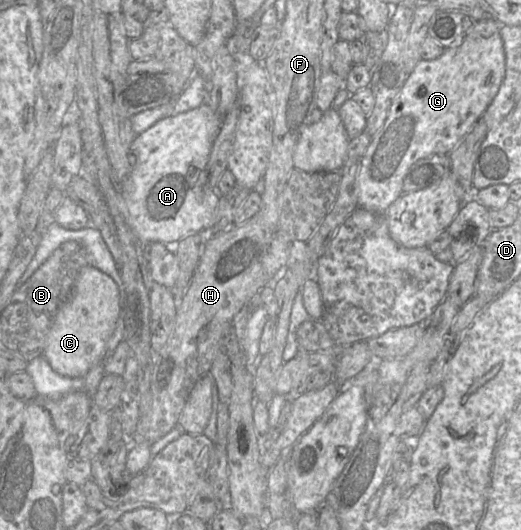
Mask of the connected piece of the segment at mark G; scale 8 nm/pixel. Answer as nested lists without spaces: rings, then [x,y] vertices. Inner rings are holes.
[[[492,17],[473,23],[463,38],[434,60],[420,60],[394,98],[382,128],[359,159],[353,183],[358,208],[384,214],[400,195],[403,180],[418,160],[447,154],[480,120],[505,76],[501,24]]]

